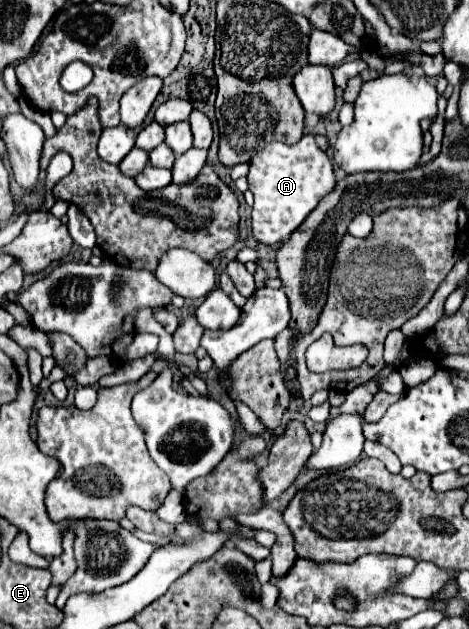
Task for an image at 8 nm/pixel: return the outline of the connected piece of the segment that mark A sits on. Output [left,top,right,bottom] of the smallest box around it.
[246,135,336,245]

